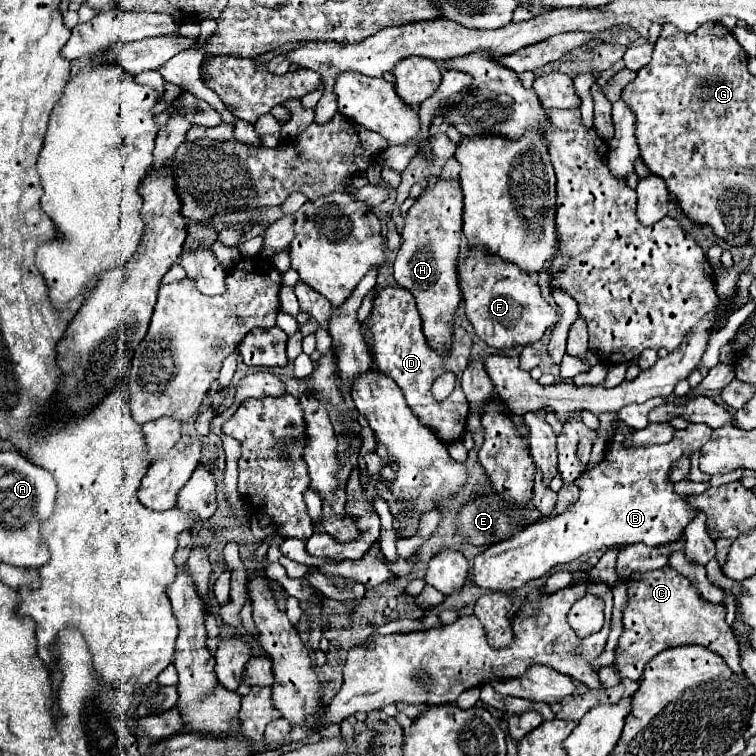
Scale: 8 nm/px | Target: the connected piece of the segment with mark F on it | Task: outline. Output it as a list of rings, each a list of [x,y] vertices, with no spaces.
[[[461,246],[457,276],[463,290],[465,314],[477,336],[493,348],[513,348],[537,342],[557,322],[557,312],[543,300],[537,282],[519,266],[489,254],[483,246]]]

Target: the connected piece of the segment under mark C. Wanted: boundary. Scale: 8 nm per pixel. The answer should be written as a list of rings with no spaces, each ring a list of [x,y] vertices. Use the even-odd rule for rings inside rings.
[[[665,566],[665,570],[633,574],[633,578],[623,578],[623,582],[627,586],[629,600],[623,606],[623,632],[617,642],[615,662],[611,664],[619,672],[621,680],[629,678],[639,682],[645,664],[653,656],[667,648],[685,644],[699,644],[717,652],[733,672],[743,674],[739,664],[739,644],[725,622],[723,604],[705,602],[699,594],[695,594],[691,582],[669,566]]]

